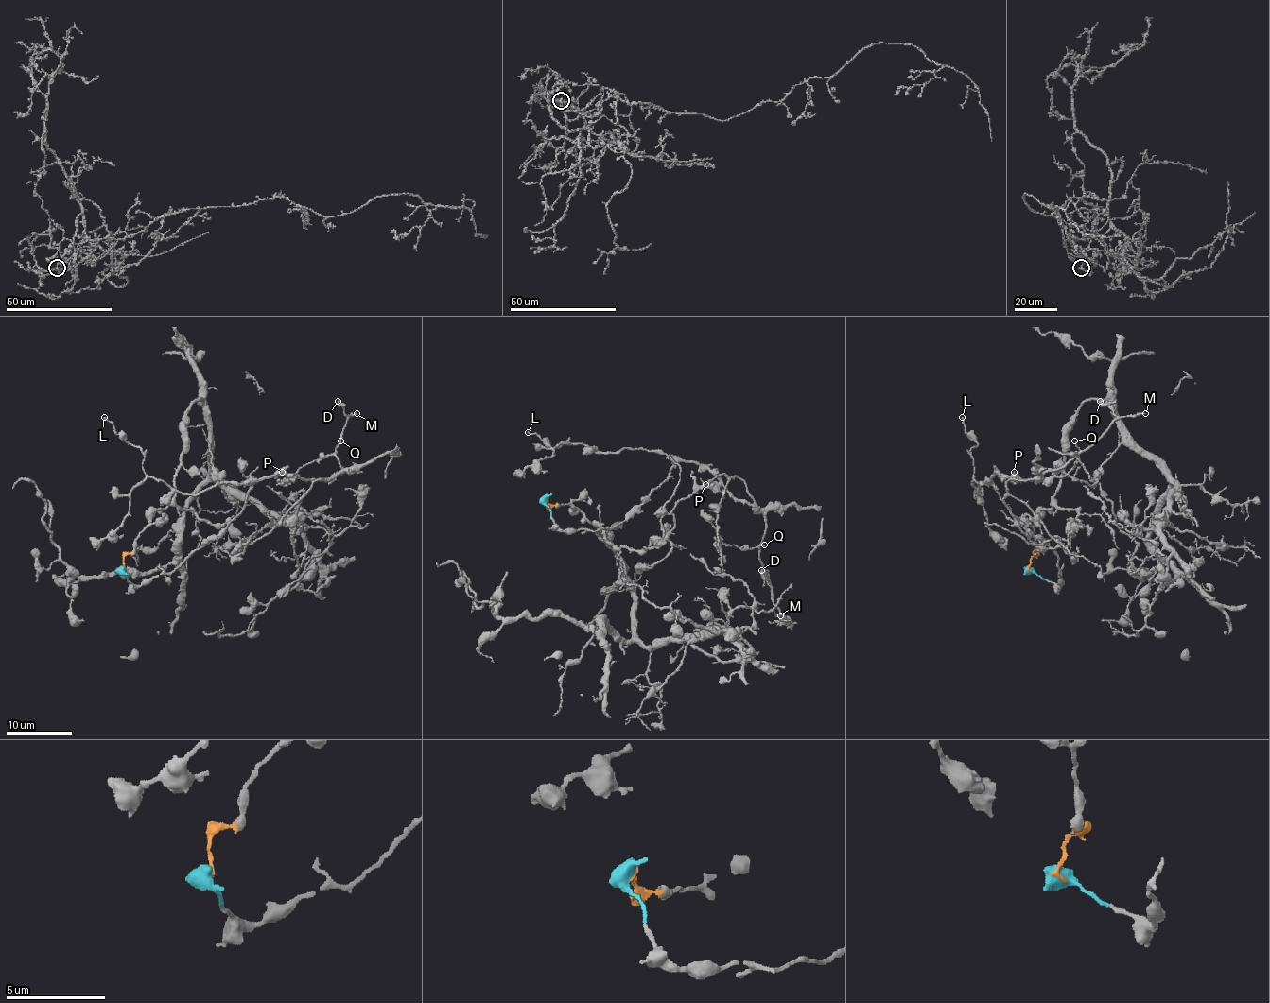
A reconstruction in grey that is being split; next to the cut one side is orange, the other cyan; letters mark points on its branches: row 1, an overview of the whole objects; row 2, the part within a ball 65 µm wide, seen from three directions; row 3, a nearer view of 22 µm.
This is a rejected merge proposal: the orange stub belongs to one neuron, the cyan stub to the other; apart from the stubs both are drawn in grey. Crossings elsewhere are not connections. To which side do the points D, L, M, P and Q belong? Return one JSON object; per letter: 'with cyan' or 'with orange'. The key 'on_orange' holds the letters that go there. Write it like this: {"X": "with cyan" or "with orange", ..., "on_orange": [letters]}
{"D": "with cyan", "L": "with cyan", "M": "with cyan", "P": "with cyan", "Q": "with cyan", "on_orange": []}

